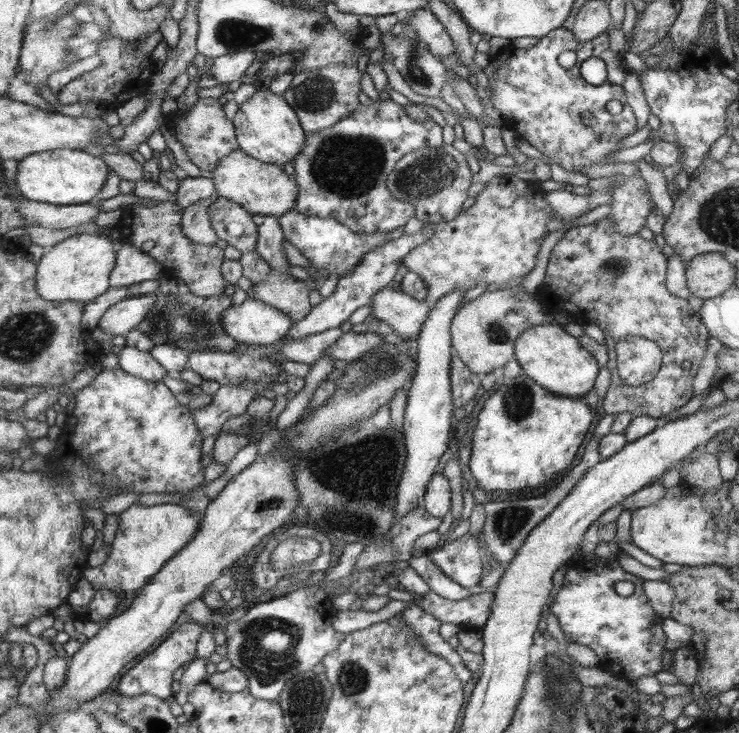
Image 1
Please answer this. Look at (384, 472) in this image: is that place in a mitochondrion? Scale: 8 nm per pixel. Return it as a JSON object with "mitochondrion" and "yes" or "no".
{"mitochondrion":"yes"}

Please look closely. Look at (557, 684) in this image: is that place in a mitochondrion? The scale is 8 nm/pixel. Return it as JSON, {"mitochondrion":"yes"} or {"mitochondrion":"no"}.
{"mitochondrion":"yes"}

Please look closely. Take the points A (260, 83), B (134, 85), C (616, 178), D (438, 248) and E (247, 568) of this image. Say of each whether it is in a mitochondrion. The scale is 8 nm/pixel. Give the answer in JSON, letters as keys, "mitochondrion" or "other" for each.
{"A":"other","B":"other","C":"other","D":"other","E":"other"}

